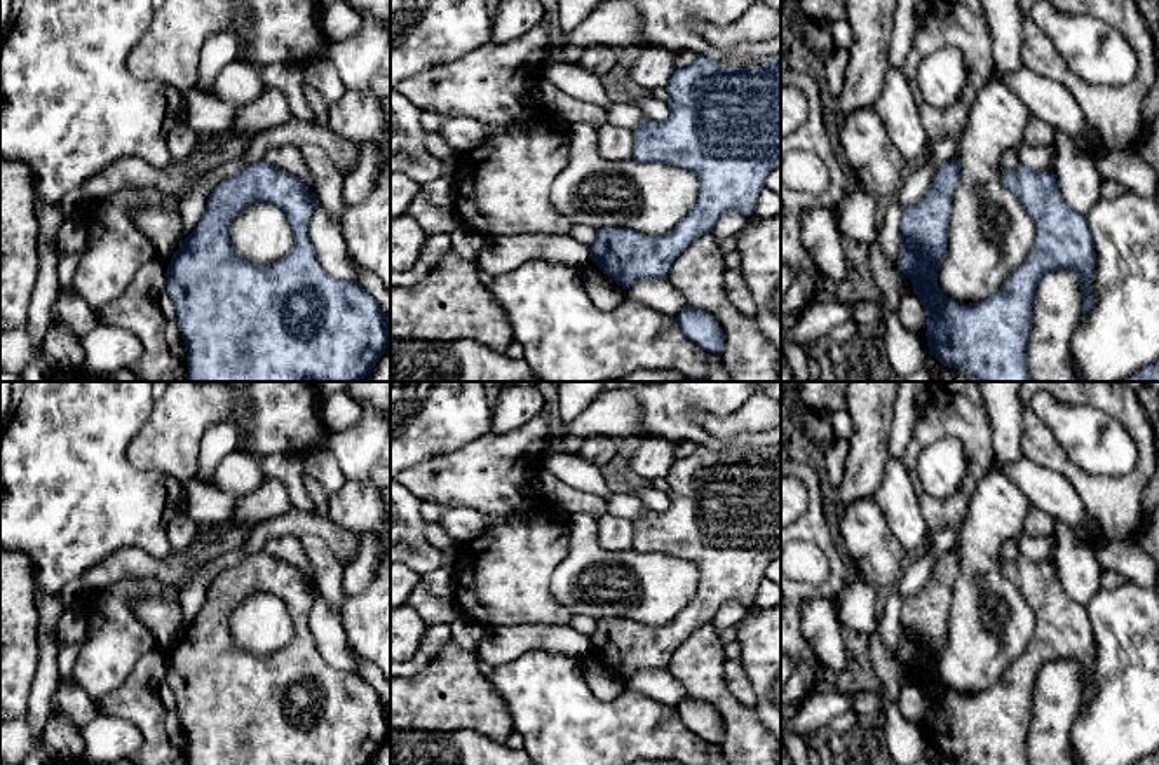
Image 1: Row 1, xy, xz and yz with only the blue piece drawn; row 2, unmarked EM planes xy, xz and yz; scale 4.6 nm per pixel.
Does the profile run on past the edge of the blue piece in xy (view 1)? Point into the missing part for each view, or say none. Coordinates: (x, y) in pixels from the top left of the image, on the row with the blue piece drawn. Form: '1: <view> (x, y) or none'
1: none

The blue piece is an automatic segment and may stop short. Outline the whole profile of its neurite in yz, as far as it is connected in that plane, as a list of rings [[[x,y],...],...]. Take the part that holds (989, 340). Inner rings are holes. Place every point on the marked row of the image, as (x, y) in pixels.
[[[957,159],[945,162],[934,174],[927,193],[905,209],[901,218],[901,249],[898,270],[912,281],[927,312],[927,347],[943,366],[964,369],[981,382],[1032,382],[1028,369],[1028,338],[1032,307],[1039,281],[1054,270],[1074,270],[1082,282],[1082,315],[1093,307],[1091,275],[1096,263],[1088,218],[1072,209],[1060,190],[1054,173],[1037,173],[1027,166],[1002,171],[1004,185],[1016,193],[1037,228],[1030,256],[1018,267],[993,296],[962,305],[948,298],[938,286],[938,268],[946,256],[952,197],[960,183]]]

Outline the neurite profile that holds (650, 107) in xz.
[[[633,89],[624,98],[627,99],[629,105],[638,106],[647,118],[666,120],[671,113],[669,103],[662,103],[657,98],[650,96],[648,92],[640,92]]]

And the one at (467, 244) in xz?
[[[460,227],[450,234],[451,249],[467,261],[476,261],[483,247],[490,242],[485,234]]]

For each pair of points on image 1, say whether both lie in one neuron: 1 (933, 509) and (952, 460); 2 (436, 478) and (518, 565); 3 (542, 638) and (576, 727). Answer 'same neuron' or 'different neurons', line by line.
1: different neurons
2: same neuron
3: different neurons

